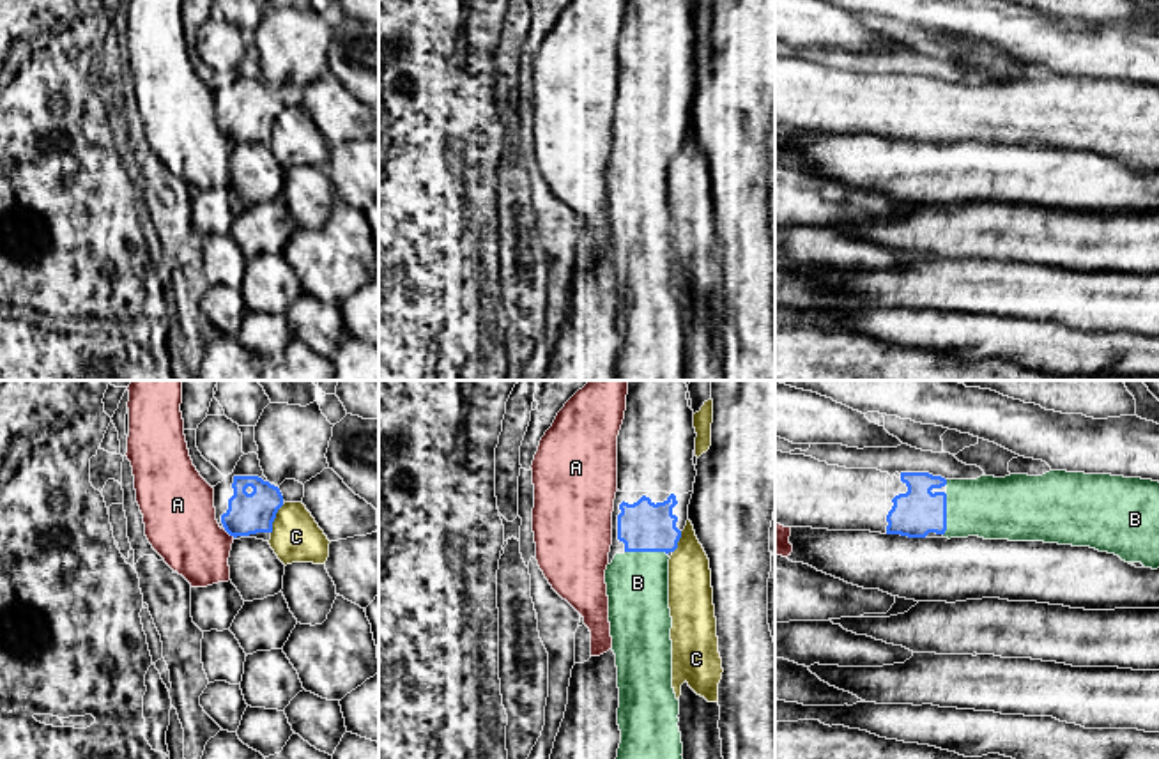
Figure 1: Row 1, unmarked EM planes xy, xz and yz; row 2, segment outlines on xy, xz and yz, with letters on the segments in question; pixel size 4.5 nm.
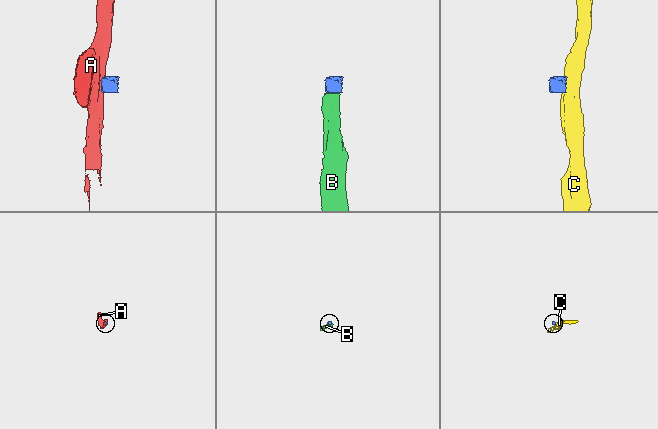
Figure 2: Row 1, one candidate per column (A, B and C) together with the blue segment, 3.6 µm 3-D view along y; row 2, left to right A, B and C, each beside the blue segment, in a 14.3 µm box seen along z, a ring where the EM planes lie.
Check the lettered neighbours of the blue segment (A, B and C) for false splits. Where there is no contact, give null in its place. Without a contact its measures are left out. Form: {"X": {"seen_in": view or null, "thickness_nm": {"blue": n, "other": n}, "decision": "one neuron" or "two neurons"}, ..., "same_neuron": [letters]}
{"A": {"seen_in": "xy", "thickness_nm": {"blue": 190, "other": 320}, "decision": "two neurons"}, "B": {"seen_in": "yz", "thickness_nm": {"blue": 220, "other": 280}, "decision": "one neuron"}, "C": {"seen_in": "xy", "thickness_nm": {"blue": 190, "other": 220}, "decision": "two neurons"}, "same_neuron": ["B"]}

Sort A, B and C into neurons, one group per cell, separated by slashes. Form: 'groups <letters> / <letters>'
groups A / B / C

